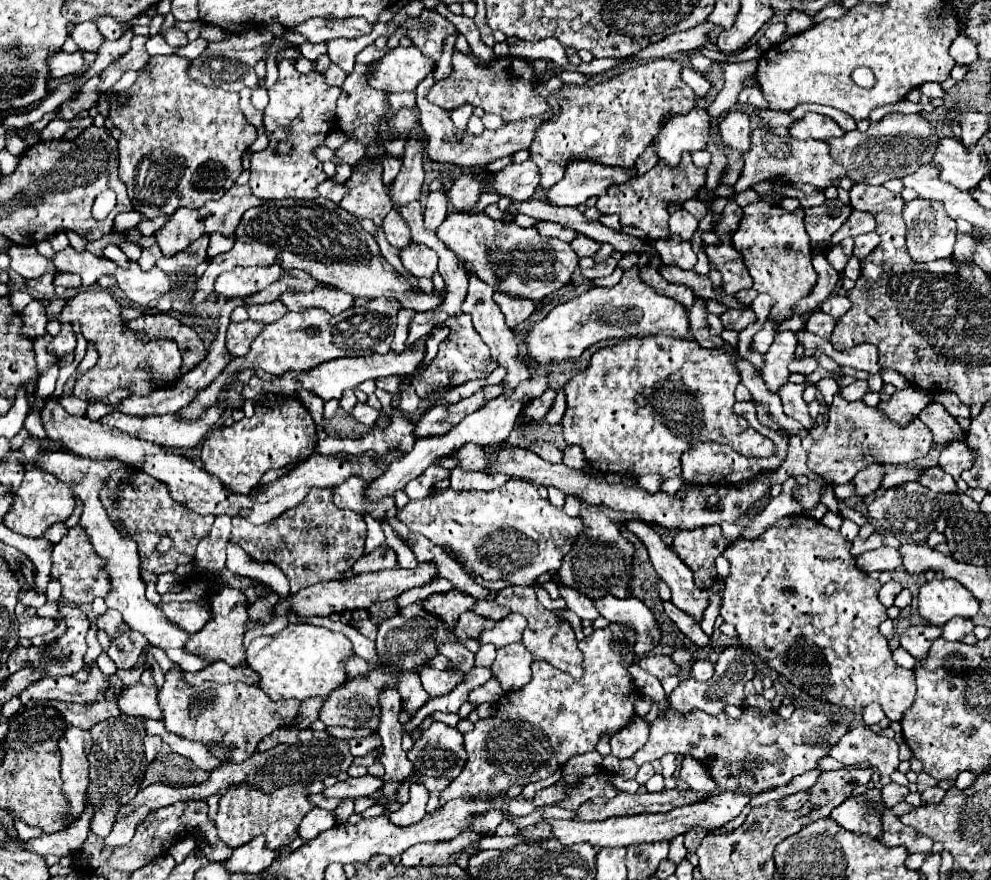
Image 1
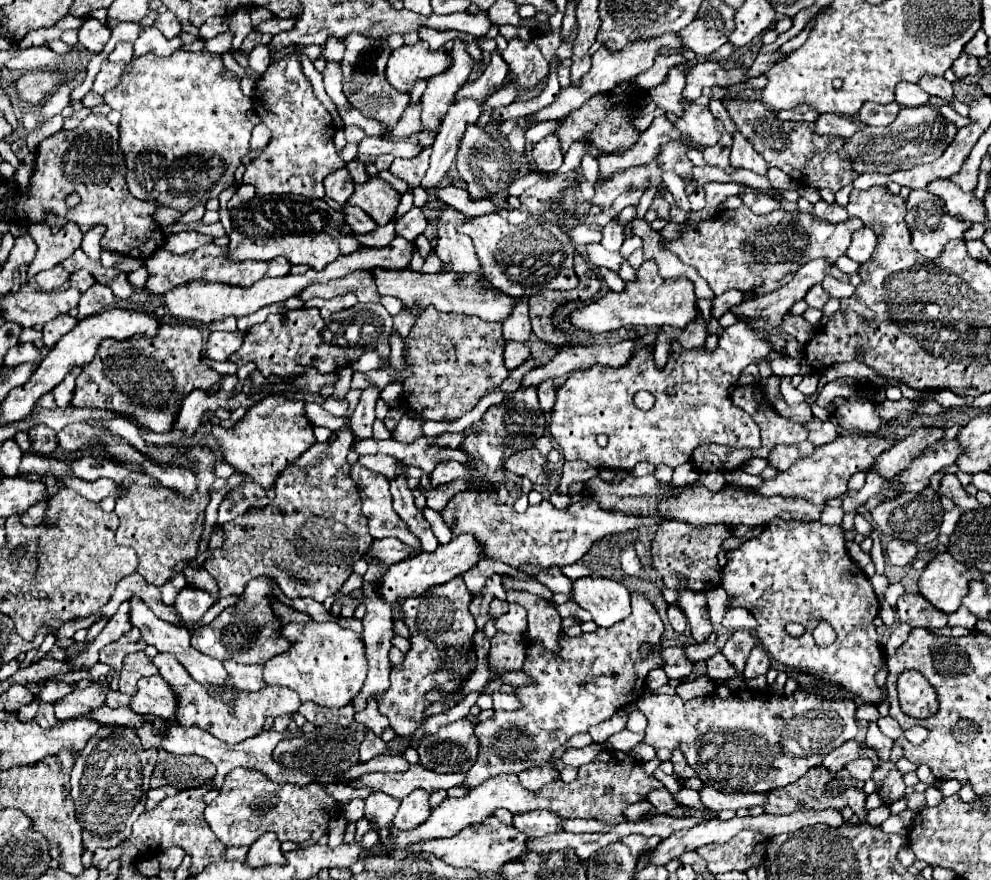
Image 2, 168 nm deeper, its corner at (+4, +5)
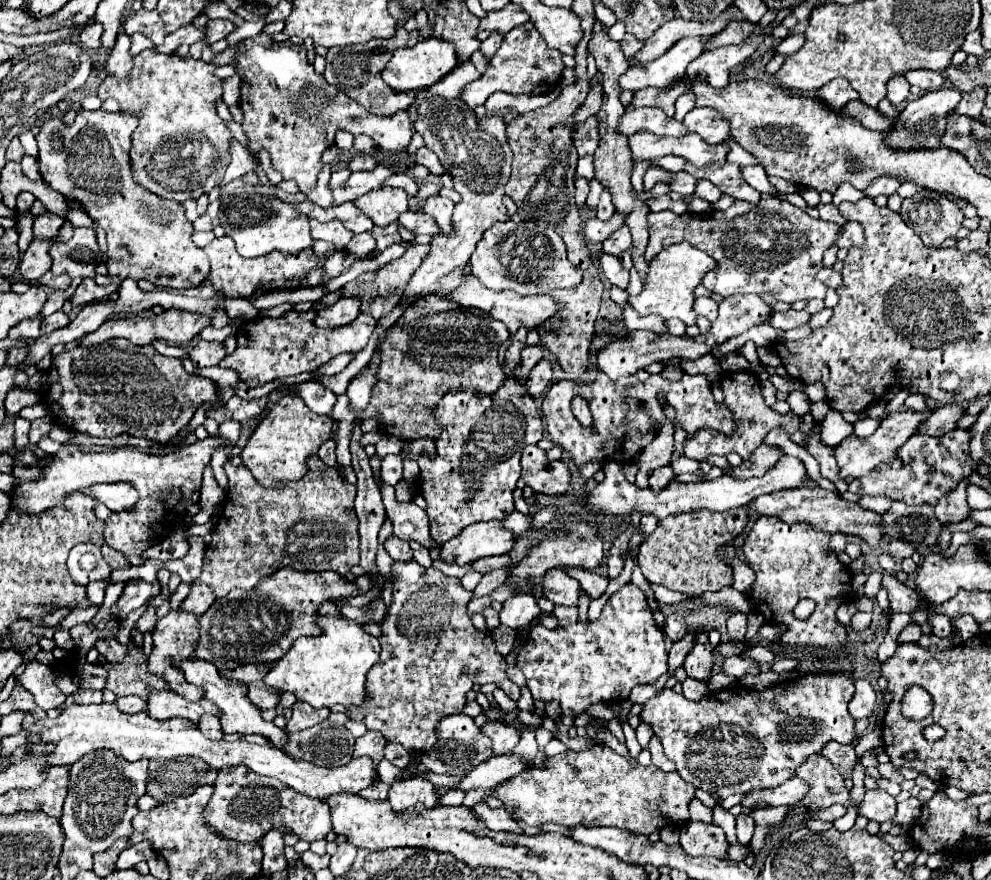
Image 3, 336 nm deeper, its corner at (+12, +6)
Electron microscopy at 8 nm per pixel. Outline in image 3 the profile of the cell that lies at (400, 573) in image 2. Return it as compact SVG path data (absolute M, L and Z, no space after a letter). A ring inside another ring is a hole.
M487 521L469 525L457 535L441 545L441 557L447 563L469 565L481 557L491 555L505 555L513 549L515 539L509 531L501 525L501 521Z

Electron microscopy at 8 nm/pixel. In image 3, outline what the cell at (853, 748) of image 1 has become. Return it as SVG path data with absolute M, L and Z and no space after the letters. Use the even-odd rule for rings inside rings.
M867 791L865 799L859 807L859 813L863 817L867 817L869 821L877 821L877 823L891 821L897 813L897 803L885 791Z

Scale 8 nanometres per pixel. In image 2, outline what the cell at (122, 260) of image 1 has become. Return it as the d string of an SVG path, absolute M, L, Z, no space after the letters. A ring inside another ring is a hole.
M95 226L93 230L89 230L85 236L83 236L83 244L81 248L85 250L85 254L91 258L91 260L99 260L99 252L101 252L101 246L99 246L99 240L105 232L105 226Z

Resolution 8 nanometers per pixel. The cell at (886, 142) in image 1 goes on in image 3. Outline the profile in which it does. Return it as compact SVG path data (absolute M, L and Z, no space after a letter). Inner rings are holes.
M943 87L937 91L929 91L921 95L915 101L909 101L909 105L899 113L899 123L893 131L889 131L887 143L891 147L901 147L901 149L933 149L941 145L941 137L945 133L945 123L947 123L947 113L951 113L957 103L961 101L961 93L951 87Z

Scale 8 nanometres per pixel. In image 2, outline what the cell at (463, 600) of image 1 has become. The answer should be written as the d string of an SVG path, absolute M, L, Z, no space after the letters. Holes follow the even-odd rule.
M457 576L457 578L453 578L453 580L449 580L445 584L431 587L431 590L427 590L425 594L417 596L413 600L403 602L403 610L405 610L405 618L407 618L405 624L407 624L407 628L411 632L411 638L409 638L411 640L411 650L407 652L403 666L399 666L397 670L391 670L389 690L385 694L381 694L381 696L375 696L379 712L391 720L391 726L399 736L409 736L419 726L419 722L423 718L423 710L429 706L425 702L425 698L423 698L427 690L441 688L445 692L445 696L441 700L449 700L455 692L461 690L467 676L475 670L477 658L475 658L475 652L473 652L473 632L477 628L475 628L473 616L469 614L471 600L473 600L473 596L467 590L463 578Z

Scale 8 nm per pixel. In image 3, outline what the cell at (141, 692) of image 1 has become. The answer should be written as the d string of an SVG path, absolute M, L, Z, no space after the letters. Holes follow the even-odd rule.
M151 691L147 705L149 705L149 715L153 719L161 719L161 721L173 719L173 717L183 717L183 719L189 719L191 723L199 723L201 715L205 715L205 713L221 717L219 707L215 707L207 699L191 703L173 691Z

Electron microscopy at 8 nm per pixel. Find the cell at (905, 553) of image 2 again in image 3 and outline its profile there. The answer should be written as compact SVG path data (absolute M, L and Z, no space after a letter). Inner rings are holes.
M893 539L889 543L889 555L895 557L895 559L905 559L905 557L911 557L915 553L915 547L907 541L899 541L899 539Z

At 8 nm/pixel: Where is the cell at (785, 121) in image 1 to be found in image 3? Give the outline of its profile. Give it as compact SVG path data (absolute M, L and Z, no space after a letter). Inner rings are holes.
M833 79L829 85L823 85L817 91L817 97L827 103L831 109L841 109L847 101L859 99L857 91L845 79Z

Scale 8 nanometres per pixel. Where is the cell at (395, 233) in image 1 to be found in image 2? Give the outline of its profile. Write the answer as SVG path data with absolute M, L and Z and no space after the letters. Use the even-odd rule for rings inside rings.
M411 208L405 216L395 218L395 232L405 240L415 240L427 228L427 218L419 208Z

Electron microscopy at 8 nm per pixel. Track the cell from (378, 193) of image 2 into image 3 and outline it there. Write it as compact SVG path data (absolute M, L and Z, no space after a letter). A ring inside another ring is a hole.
M379 187L355 199L355 207L359 207L375 225L387 227L407 211L407 193L403 189Z

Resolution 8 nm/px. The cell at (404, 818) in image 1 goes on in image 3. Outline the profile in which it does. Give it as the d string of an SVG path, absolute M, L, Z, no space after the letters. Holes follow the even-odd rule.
M413 777L407 781L393 783L389 791L389 803L393 811L405 809L433 809L439 805L437 787L425 777Z

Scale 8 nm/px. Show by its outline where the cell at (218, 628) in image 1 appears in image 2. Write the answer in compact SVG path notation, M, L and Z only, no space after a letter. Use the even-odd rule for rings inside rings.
M263 580L249 582L245 588L245 600L223 610L219 614L219 618L215 620L215 628L211 624L195 628L195 632L191 636L193 648L197 648L199 652L213 656L221 662L231 658L239 664L263 664L271 656L285 652L289 648L289 642L279 636L281 622L271 612L271 606L267 602L267 592L271 594L271 588L267 588L267 584ZM249 592L253 592L253 594L249 594ZM247 596L253 596L253 602L249 602Z

